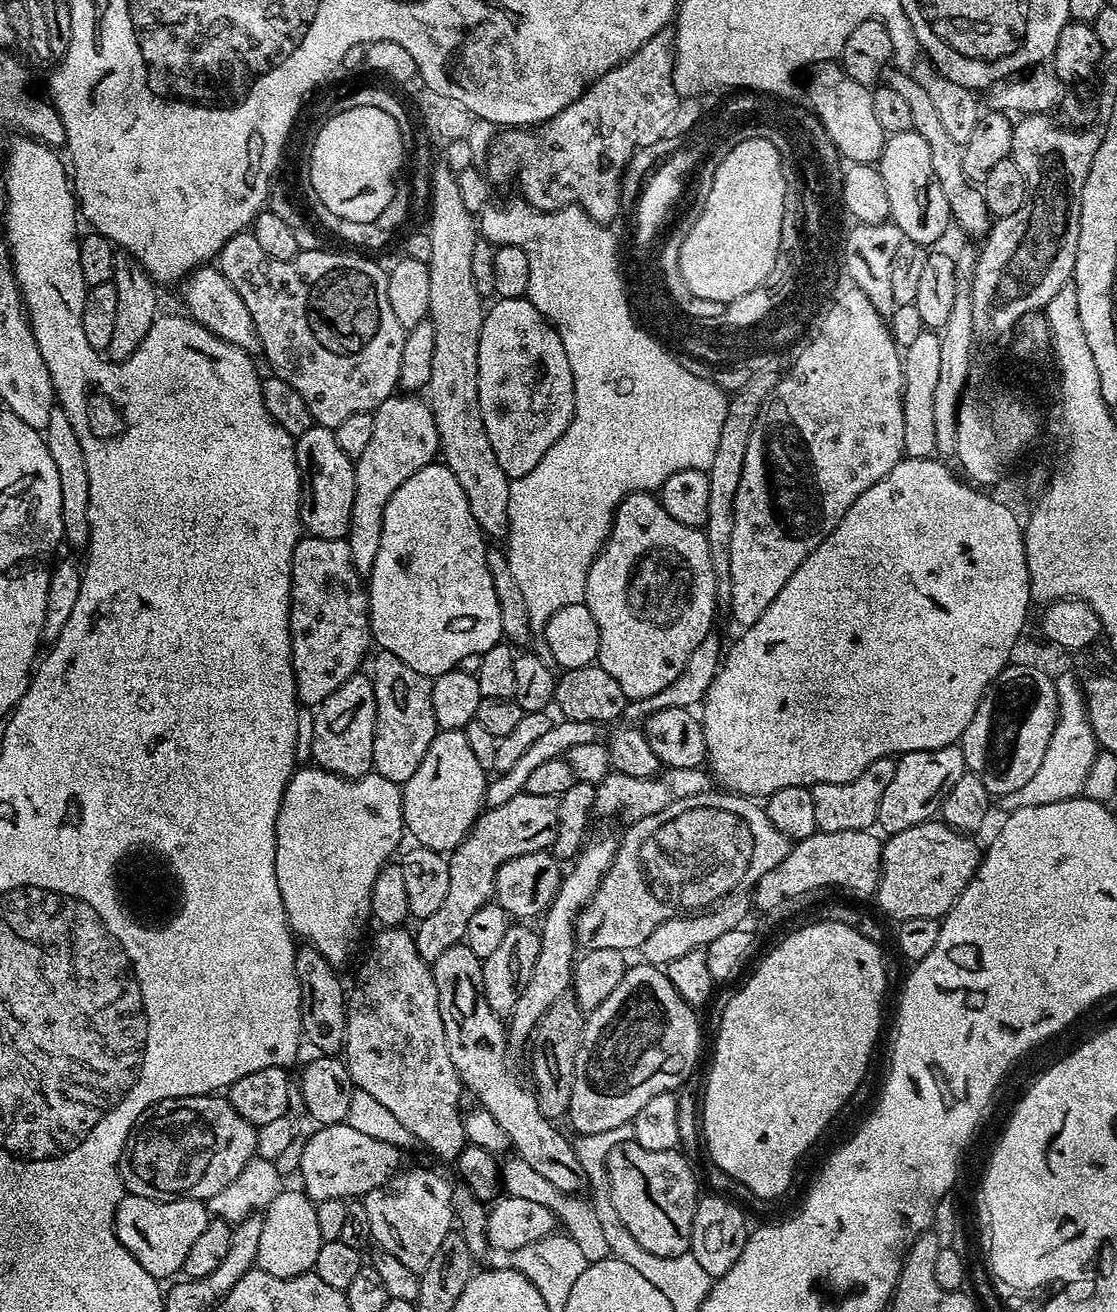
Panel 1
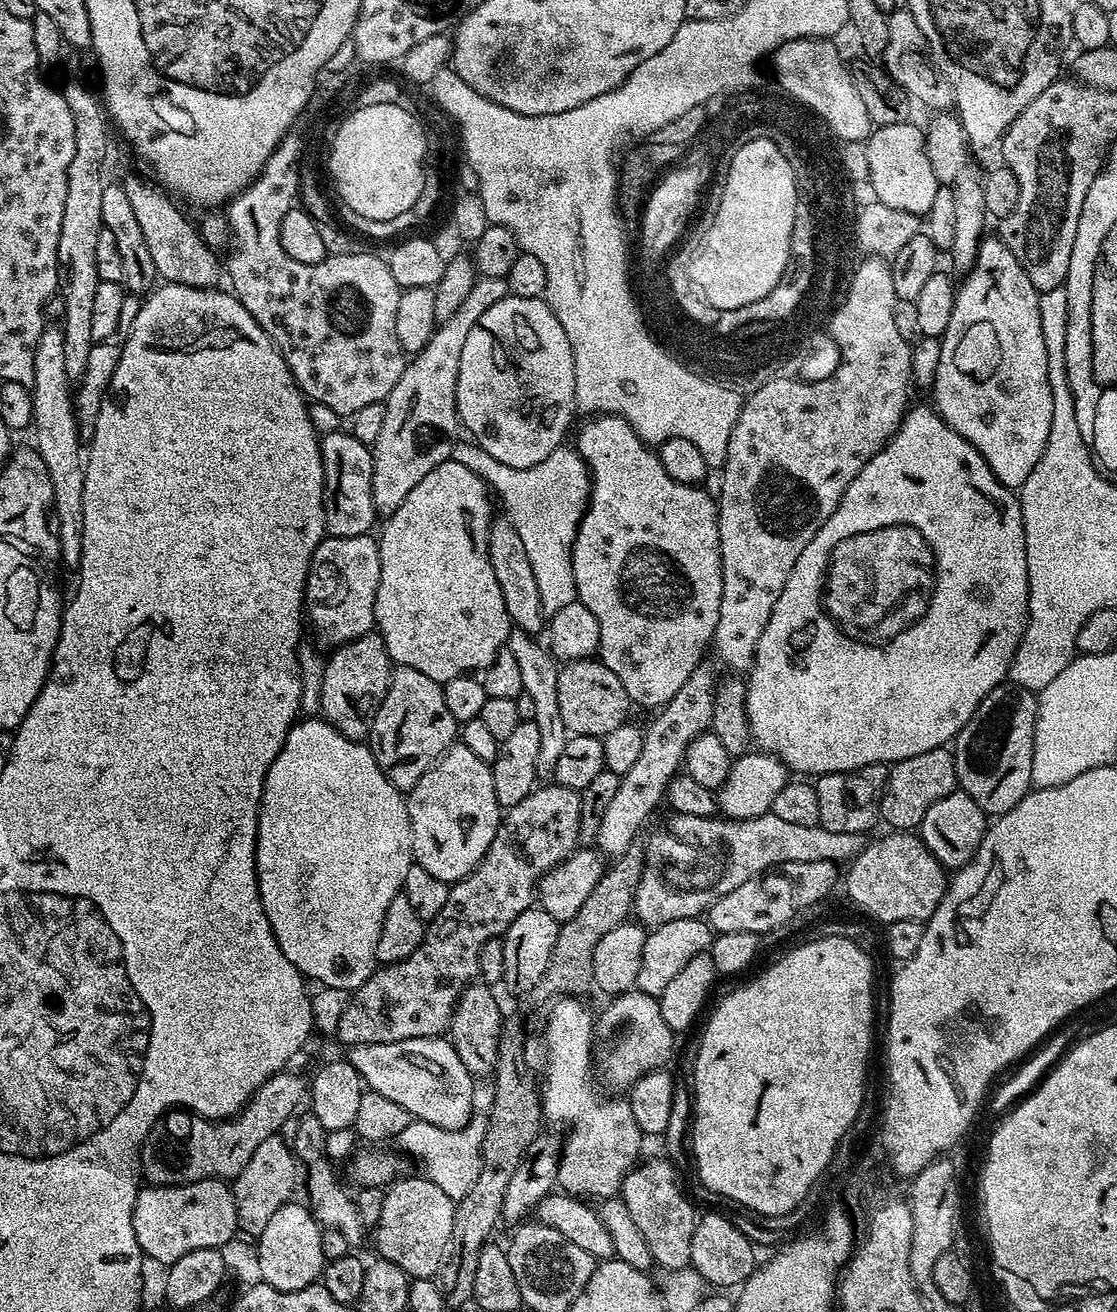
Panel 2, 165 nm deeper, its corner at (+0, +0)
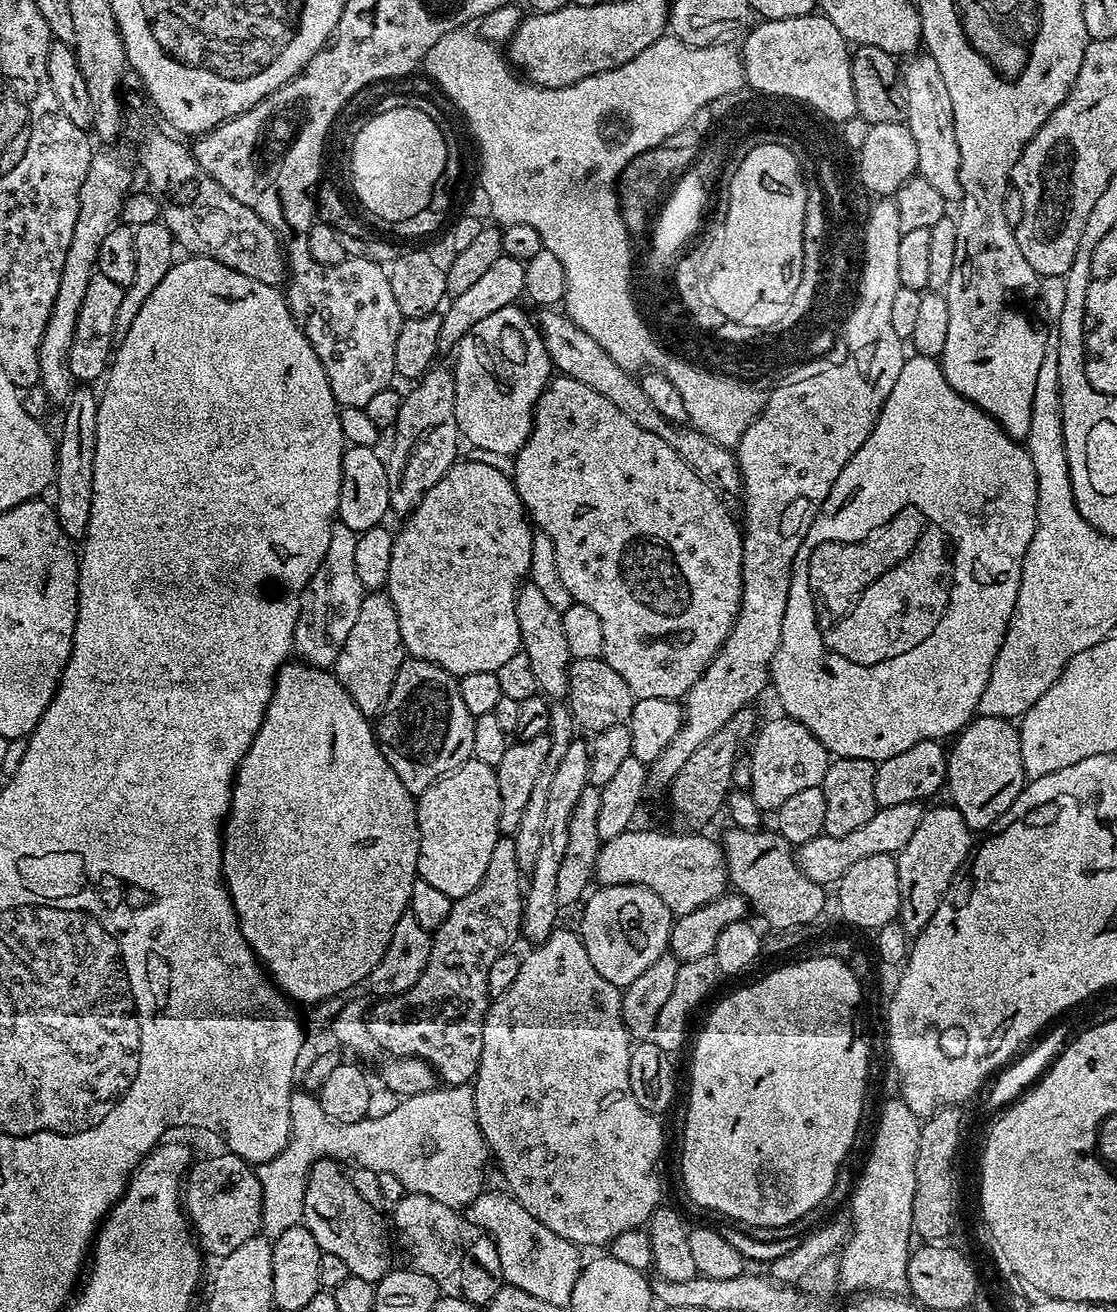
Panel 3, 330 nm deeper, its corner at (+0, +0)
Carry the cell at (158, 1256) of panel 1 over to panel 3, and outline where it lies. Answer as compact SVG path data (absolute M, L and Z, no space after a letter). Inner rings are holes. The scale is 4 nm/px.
M221 1150L217 1156L208 1156L205 1160L199 1160L197 1159L189 1167L188 1175L183 1181L182 1207L199 1247L207 1255L209 1252L210 1255L216 1256L215 1258L223 1258L226 1254L230 1254L230 1250L238 1250L242 1242L254 1238L260 1232L262 1186L256 1177L256 1168L232 1152Z

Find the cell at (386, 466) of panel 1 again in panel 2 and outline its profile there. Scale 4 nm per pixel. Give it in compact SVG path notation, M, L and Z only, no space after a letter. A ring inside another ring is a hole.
M480 278L476 285L466 294L462 306L458 306L455 314L450 314L446 322L437 324L430 342L422 346L422 350L415 353L405 363L402 370L402 378L394 382L394 390L390 390L388 399L383 401L386 406L386 418L382 418L382 430L378 433L378 438L371 444L372 465L374 466L374 482L372 483L372 493L374 494L374 510L377 517L387 518L402 506L406 494L434 470L442 462L452 459L452 446L457 443L456 428L461 427L460 417L456 415L456 383L458 382L458 362L462 362L462 345L465 344L470 330L474 330L474 322L494 306L504 296L509 295L507 279Z

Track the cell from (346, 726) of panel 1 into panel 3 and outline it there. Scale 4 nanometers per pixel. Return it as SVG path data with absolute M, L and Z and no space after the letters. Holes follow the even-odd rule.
M372 590L367 593L358 609L358 619L350 629L346 642L342 642L342 654L338 654L334 665L334 674L338 682L354 698L354 706L362 710L369 718L380 715L386 706L386 698L390 698L390 690L394 686L396 671L406 659L402 630L398 630L398 610L394 610L394 602L387 591Z

